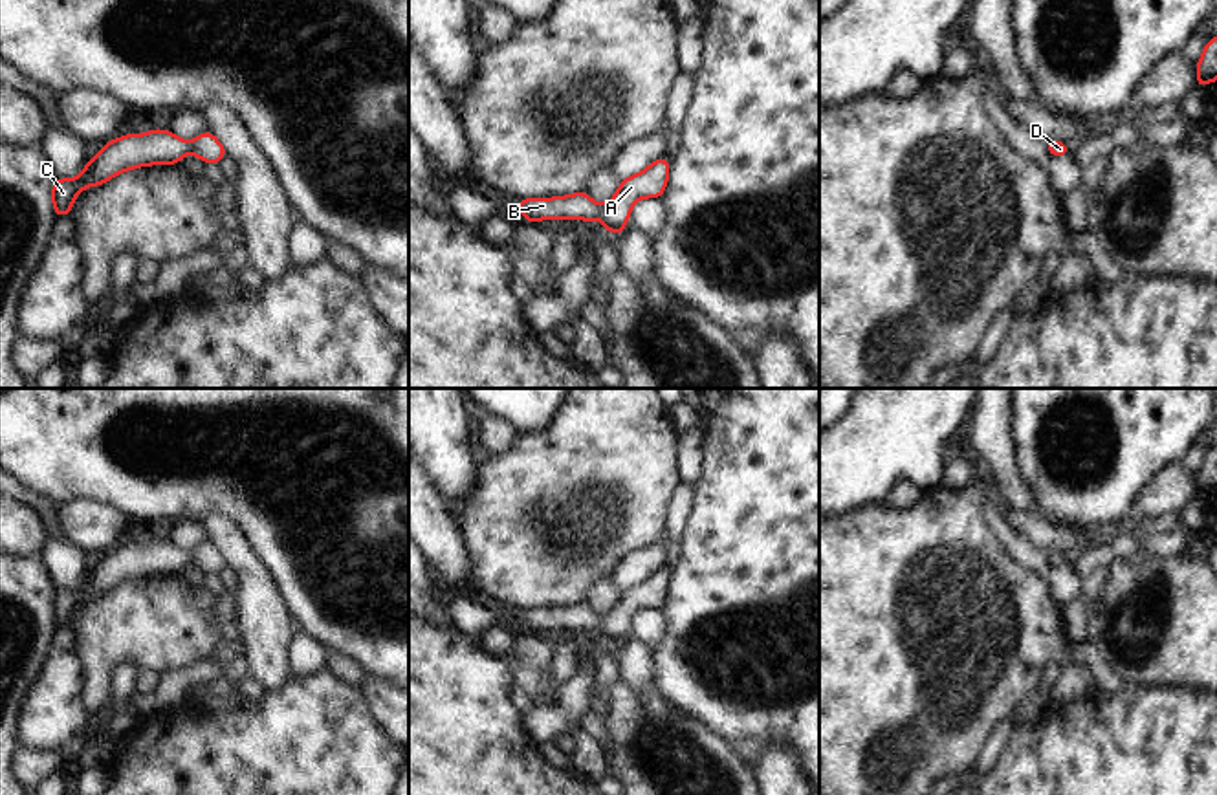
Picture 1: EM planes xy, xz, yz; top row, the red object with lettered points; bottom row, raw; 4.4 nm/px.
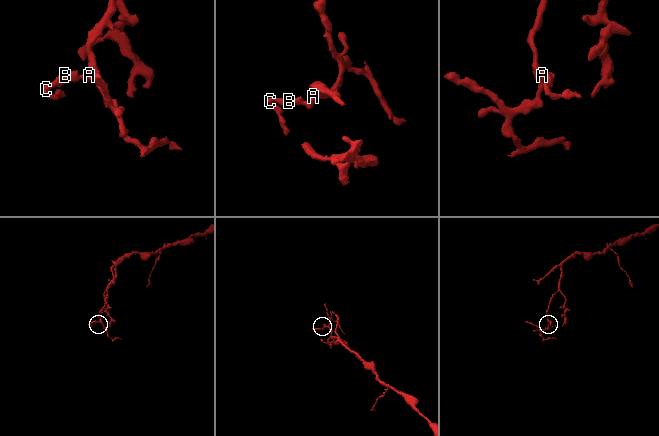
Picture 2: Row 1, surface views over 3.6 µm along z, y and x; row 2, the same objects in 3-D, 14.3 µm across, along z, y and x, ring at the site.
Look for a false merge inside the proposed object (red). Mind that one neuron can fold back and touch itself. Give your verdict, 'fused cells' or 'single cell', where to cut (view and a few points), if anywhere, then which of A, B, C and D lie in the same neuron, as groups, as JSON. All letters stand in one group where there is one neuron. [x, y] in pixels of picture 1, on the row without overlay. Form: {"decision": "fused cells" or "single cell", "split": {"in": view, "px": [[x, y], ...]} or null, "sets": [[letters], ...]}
{"decision": "single cell", "split": null, "sets": [["A", "B", "C", "D"]]}

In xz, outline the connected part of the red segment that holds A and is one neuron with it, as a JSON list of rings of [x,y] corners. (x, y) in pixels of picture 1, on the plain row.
[[[660,568],[636,586],[625,588],[605,615],[598,615],[585,601],[561,608],[519,610],[515,619],[528,634],[535,630],[601,630],[608,645],[625,641],[632,614],[640,608],[662,608],[669,588],[669,568]]]

